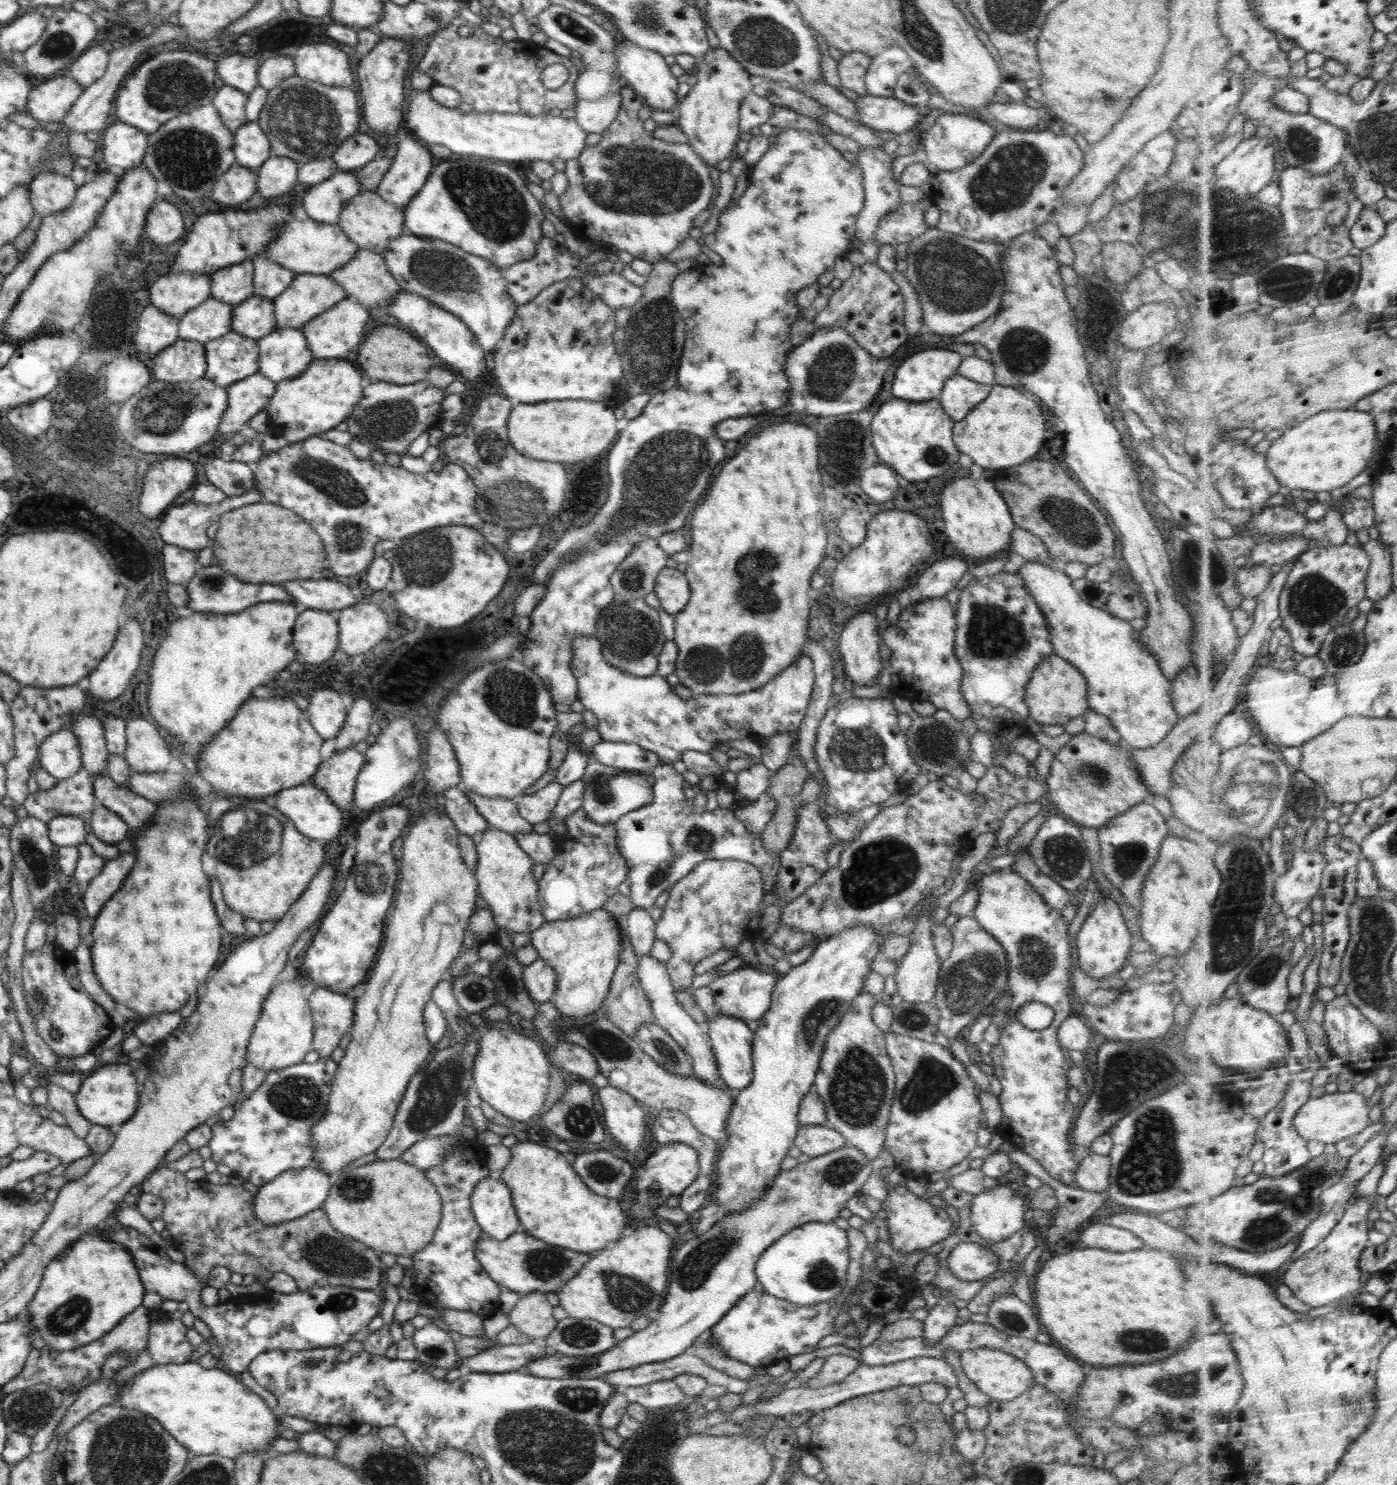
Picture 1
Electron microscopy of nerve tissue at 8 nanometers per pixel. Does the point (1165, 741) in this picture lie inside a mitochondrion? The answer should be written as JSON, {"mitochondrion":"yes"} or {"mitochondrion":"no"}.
{"mitochondrion":"no"}

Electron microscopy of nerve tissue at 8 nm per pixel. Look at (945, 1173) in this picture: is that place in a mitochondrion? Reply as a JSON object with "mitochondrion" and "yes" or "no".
{"mitochondrion":"no"}

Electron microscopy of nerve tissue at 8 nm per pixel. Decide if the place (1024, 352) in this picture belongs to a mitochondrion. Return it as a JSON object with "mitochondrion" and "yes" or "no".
{"mitochondrion":"yes"}

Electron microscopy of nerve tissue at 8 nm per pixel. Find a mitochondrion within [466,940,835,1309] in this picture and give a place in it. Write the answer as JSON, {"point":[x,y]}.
{"point":[692,1271]}

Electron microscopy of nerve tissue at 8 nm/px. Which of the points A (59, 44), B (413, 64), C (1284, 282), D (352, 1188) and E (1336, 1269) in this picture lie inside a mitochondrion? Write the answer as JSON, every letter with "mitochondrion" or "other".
{"A":"mitochondrion","B":"other","C":"mitochondrion","D":"mitochondrion","E":"mitochondrion"}

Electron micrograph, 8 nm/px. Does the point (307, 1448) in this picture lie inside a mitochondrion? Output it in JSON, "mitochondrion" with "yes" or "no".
{"mitochondrion":"no"}

